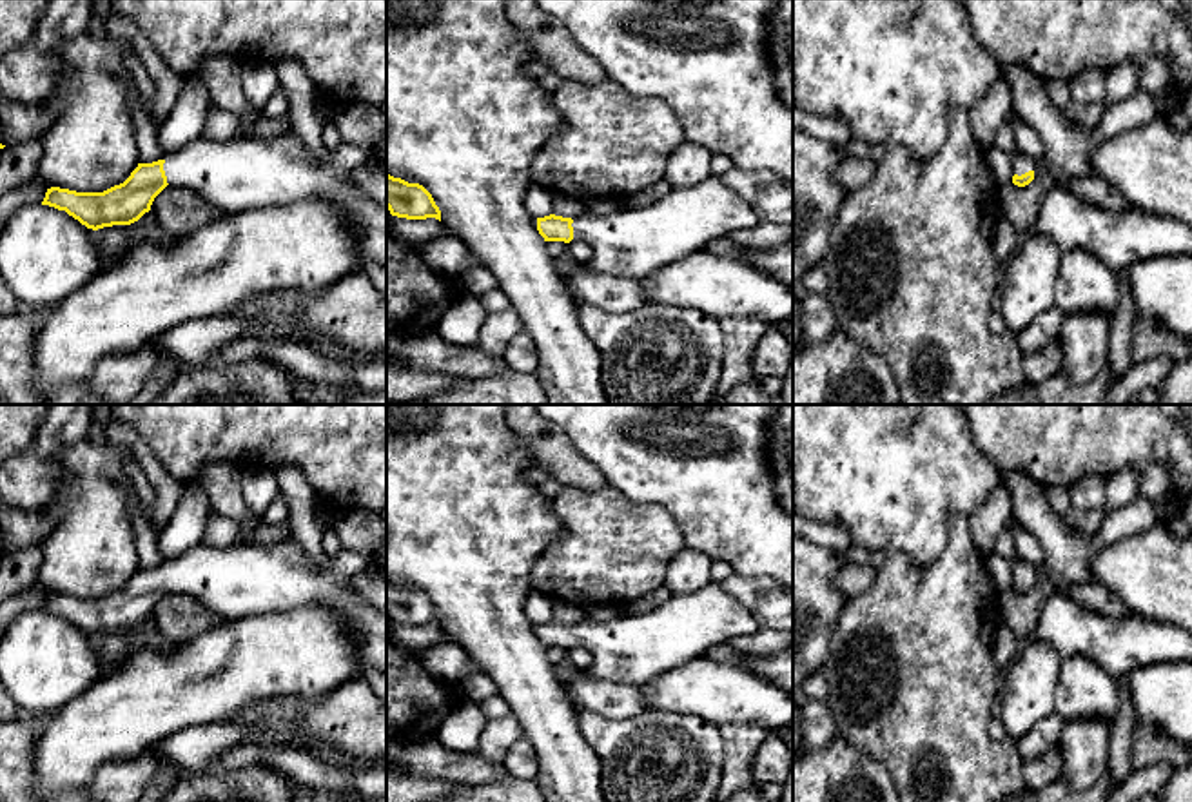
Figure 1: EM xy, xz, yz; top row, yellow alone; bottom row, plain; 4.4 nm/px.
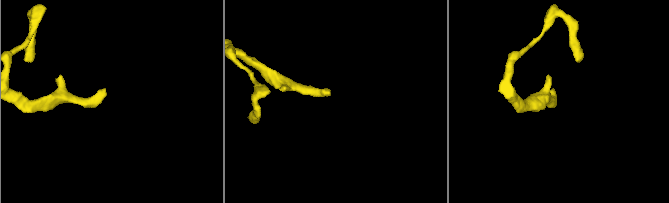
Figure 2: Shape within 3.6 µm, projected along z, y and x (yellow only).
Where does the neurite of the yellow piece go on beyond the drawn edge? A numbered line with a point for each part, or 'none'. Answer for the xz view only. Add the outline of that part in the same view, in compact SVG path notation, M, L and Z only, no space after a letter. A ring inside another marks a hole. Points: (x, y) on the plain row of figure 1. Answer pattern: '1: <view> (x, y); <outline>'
1: xz (635, 648); M720 584L695 593L668 595L646 613L573 624L573 644L591 653L588 675L617 684L644 686L664 671L702 657L733 637L760 631L755 615Z

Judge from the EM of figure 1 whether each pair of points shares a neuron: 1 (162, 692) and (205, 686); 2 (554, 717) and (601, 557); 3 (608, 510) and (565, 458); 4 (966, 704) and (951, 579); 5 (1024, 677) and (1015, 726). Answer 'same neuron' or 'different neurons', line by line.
1: same neuron
2: different neurons
3: different neurons
4: same neuron
5: same neuron

